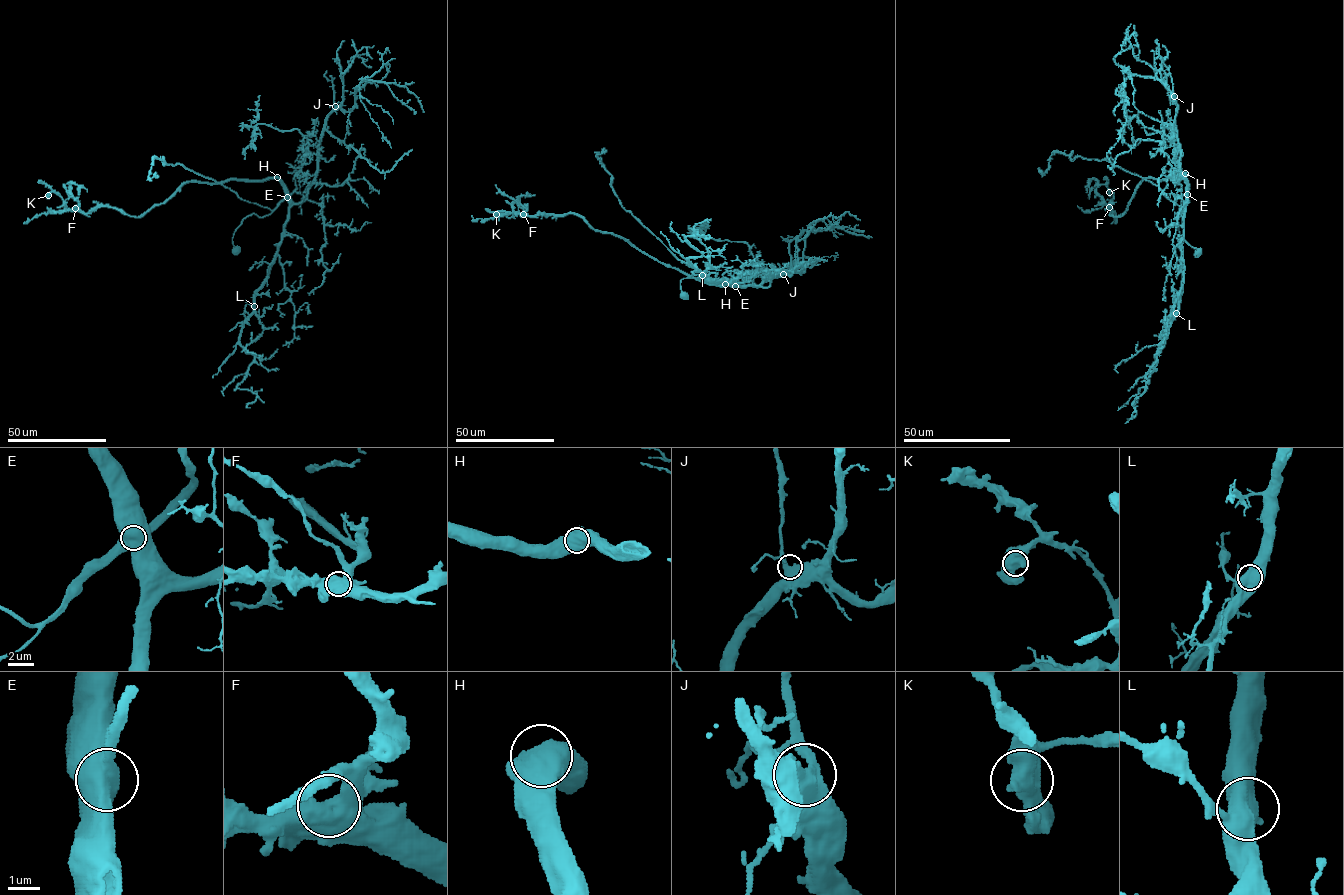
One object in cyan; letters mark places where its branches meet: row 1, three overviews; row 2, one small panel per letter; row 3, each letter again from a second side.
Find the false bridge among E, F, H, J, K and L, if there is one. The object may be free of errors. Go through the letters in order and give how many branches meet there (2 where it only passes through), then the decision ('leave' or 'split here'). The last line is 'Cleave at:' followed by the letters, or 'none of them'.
E: 2 branches meet; split here
F: 2 branches meet; leave
H: 2 branches meet; leave
J: 2 branches meet; leave
K: 2 branches meet; leave
L: 2 branches meet; leave
Cleave at: E

